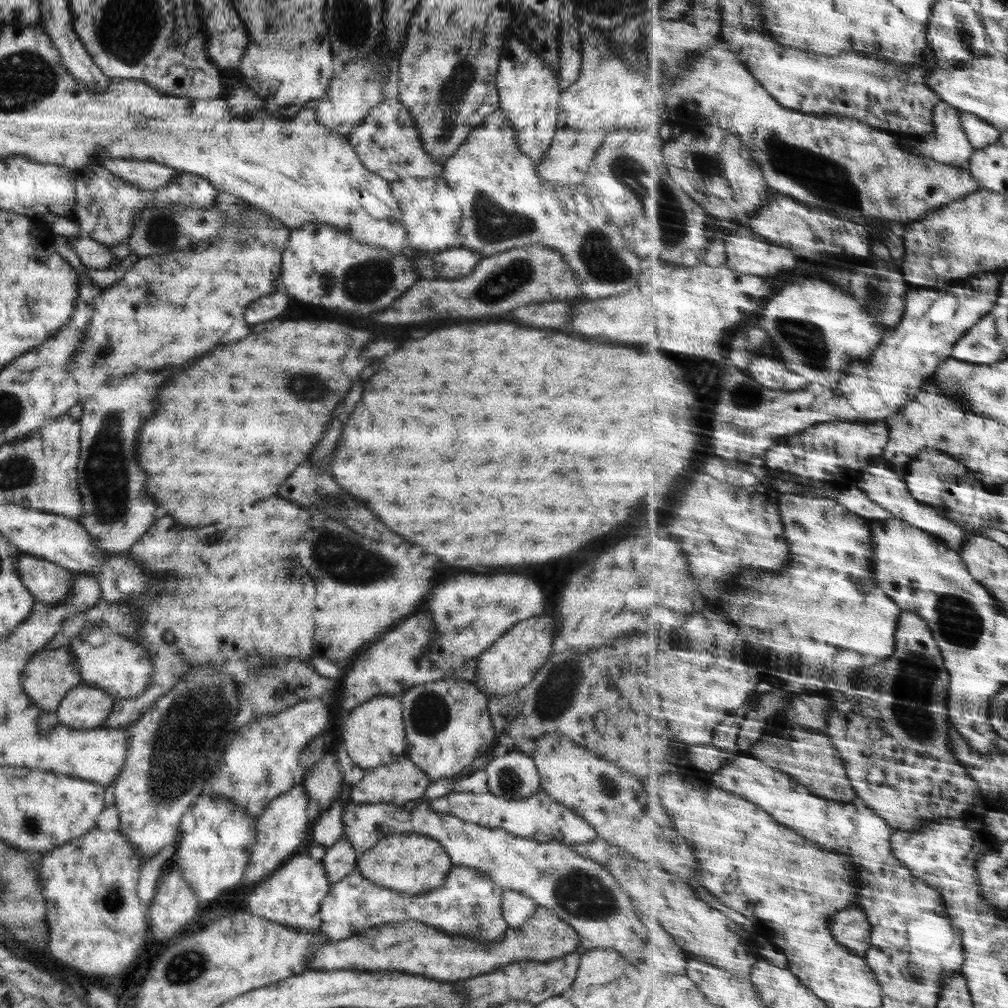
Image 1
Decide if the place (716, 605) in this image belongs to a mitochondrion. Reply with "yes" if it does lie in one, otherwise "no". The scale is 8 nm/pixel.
no

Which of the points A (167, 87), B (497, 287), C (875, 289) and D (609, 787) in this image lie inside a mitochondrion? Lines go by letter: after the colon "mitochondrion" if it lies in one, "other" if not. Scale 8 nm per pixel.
A: other
B: mitochondrion
C: mitochondrion
D: mitochondrion

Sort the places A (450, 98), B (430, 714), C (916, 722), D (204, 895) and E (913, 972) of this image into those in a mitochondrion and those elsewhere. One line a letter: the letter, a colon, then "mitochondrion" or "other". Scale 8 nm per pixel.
A: mitochondrion
B: mitochondrion
C: mitochondrion
D: other
E: mitochondrion

